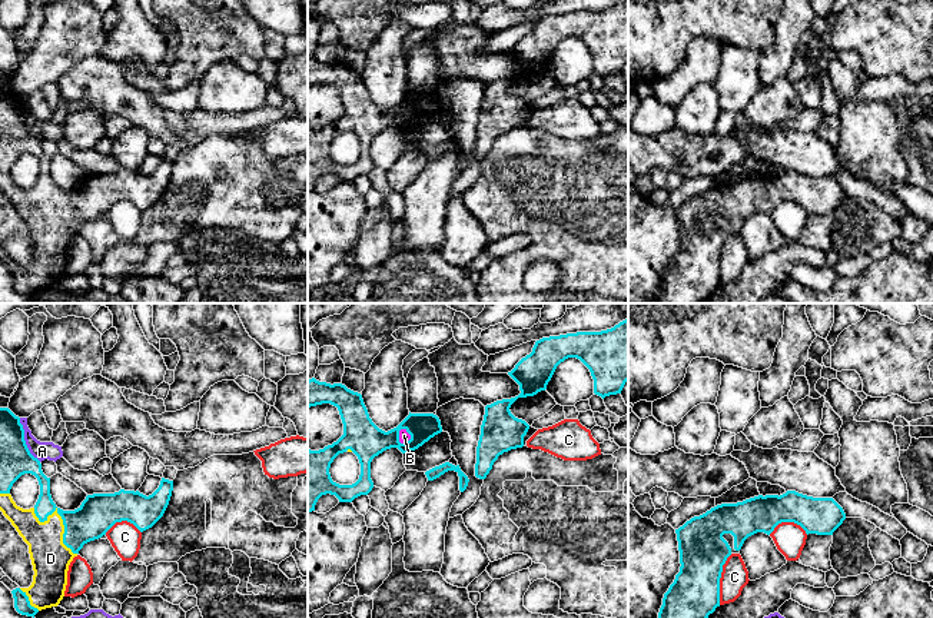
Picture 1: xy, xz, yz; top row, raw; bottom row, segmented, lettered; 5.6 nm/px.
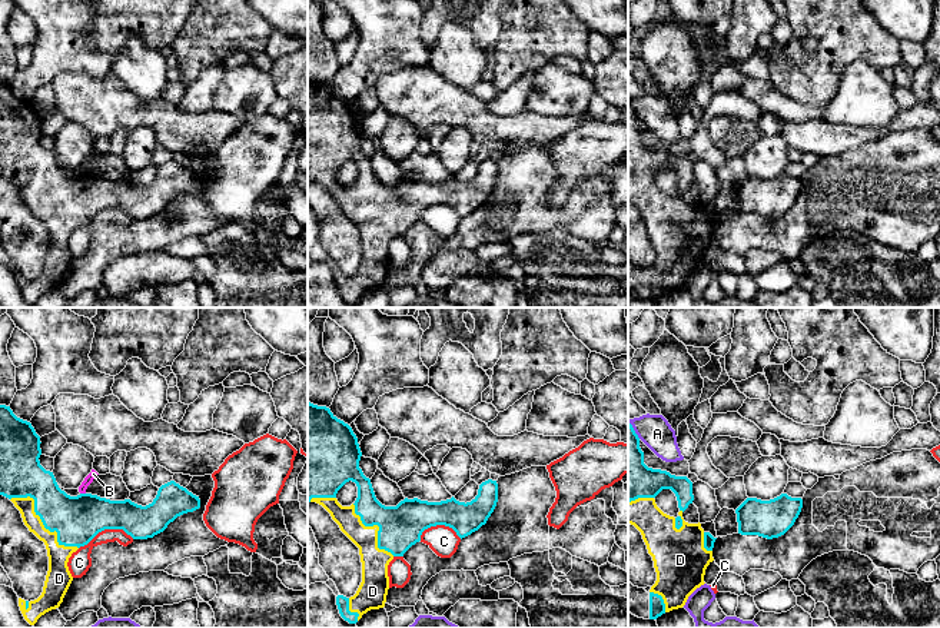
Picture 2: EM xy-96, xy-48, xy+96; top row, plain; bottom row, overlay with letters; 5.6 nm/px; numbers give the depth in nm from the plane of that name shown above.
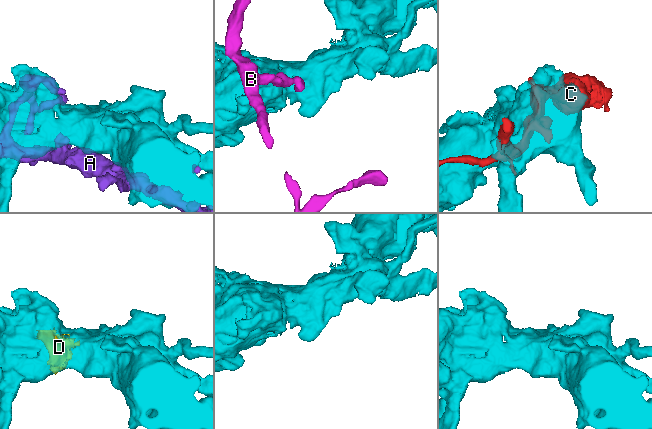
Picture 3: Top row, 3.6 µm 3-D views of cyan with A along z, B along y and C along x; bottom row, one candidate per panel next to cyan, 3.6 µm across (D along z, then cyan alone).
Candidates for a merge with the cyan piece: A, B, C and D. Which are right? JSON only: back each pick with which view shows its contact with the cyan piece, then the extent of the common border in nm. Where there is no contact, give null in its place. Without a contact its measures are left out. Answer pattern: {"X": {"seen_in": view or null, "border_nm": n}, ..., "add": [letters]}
{"D": {"seen_in": "xy", "border_nm": 360}, "add": ["D"]}

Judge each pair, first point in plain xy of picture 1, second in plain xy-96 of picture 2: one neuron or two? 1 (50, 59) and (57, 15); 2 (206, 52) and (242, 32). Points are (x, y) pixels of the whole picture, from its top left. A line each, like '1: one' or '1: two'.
1: one
2: one

